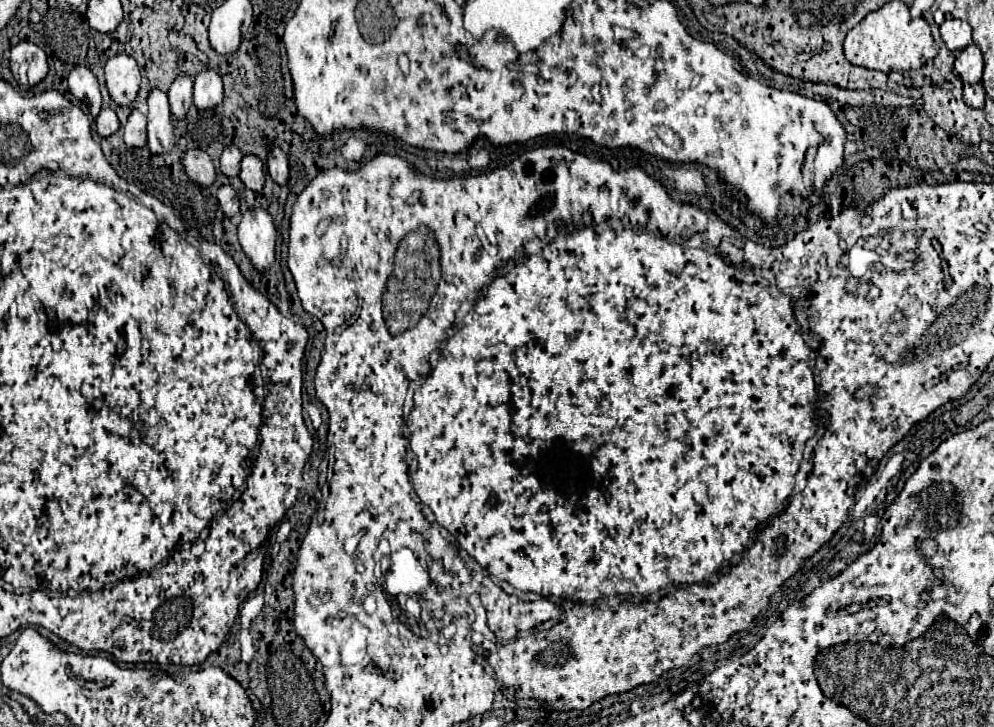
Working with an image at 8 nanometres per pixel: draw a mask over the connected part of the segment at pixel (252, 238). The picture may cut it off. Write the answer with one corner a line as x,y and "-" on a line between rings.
255,207
243,213
239,223
239,243
259,273
265,273
275,261
275,237
277,231
273,219
265,209

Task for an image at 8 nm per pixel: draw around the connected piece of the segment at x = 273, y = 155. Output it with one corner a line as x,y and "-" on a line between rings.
269,147
269,159
267,159
267,171
271,179
277,185
285,185
289,181
289,163
285,153
279,147

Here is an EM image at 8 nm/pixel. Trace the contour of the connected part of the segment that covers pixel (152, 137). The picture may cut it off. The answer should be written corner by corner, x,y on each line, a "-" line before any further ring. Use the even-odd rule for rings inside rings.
153,89
147,103
149,103
149,113
147,113
149,143
147,147
151,149
151,153
157,153
157,155
169,153
175,145
175,135
173,135
173,121
171,121
167,95
159,89

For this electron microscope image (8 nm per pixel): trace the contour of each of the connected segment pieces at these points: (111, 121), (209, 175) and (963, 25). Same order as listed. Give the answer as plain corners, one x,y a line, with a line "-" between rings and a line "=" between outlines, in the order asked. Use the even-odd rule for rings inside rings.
101,109
99,117
95,119
95,125
97,125
97,133
101,137
111,137
119,129
119,119
113,109
=
189,149
185,153
185,171
187,171
189,179
199,183
201,187
209,187
215,181
213,159
201,149
=
947,17
945,23
939,27
941,39
951,51
963,51
971,43
971,27
965,19
953,19

